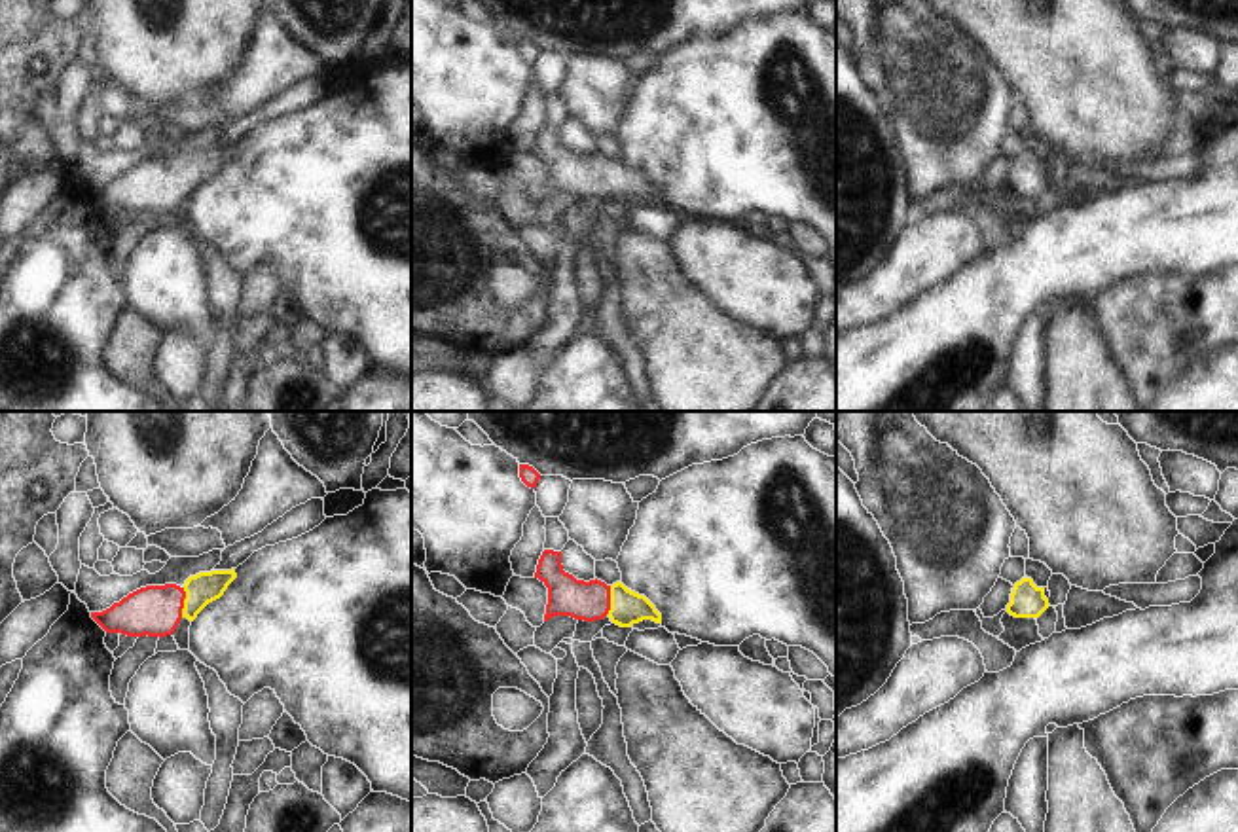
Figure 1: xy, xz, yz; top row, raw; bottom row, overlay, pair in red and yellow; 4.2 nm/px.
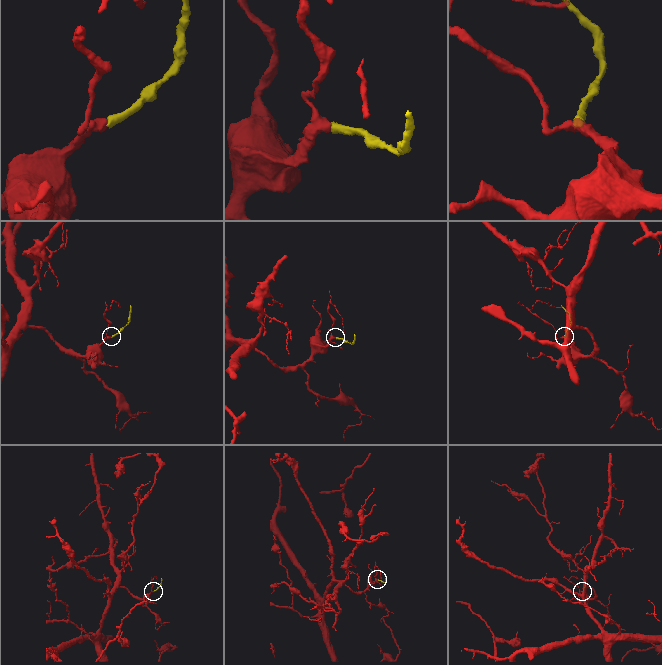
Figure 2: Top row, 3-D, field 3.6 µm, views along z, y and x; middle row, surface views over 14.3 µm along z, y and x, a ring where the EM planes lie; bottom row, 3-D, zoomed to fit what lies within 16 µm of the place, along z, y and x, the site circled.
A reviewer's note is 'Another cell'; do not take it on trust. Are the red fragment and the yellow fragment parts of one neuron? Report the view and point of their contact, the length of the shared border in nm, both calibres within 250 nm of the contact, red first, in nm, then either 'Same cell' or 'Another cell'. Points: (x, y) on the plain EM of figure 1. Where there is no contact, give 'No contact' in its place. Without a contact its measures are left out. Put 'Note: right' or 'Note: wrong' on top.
Note: wrong
Touches red at xy (182, 179). Shared border 130 nm. Thickness 220 nm (red) against 140 nm. Same cell.

